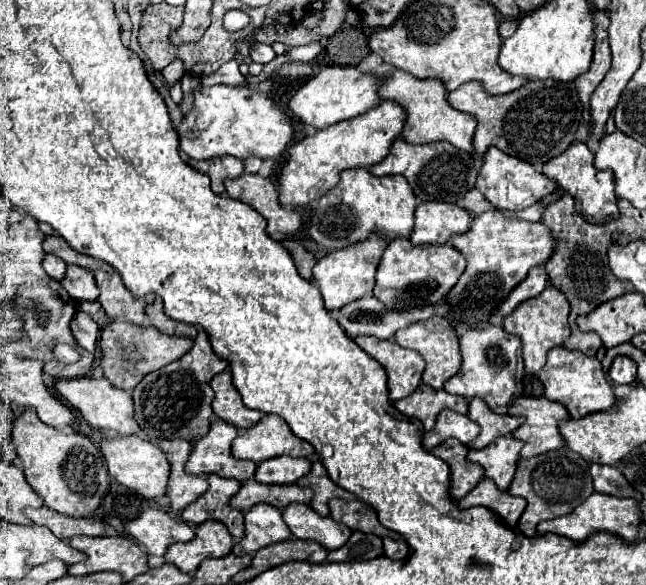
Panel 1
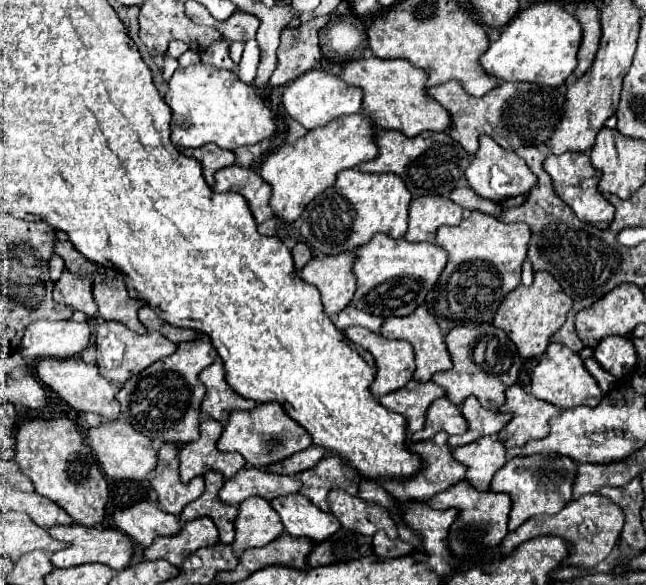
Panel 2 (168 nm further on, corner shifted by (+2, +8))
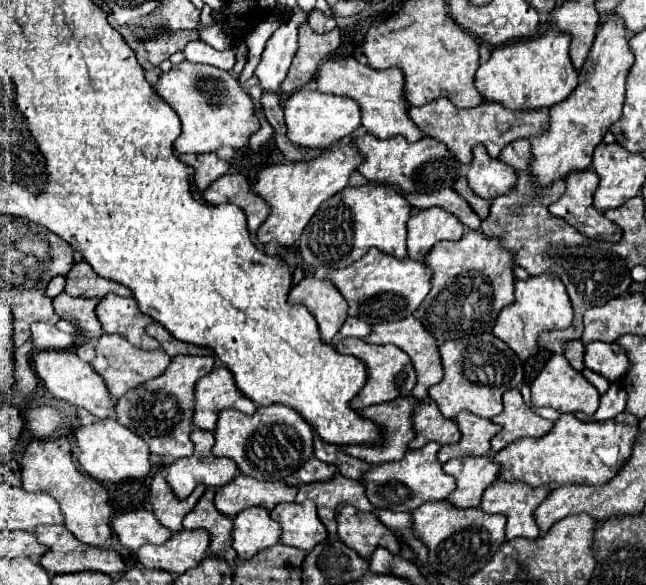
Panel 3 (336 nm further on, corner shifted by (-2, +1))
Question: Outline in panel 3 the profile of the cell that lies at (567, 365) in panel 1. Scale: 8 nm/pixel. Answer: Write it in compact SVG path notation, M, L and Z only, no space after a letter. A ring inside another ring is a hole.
M553 355L531 383L531 403L537 407L553 407L561 413L583 411L593 415L599 407L599 391L579 371L575 371L563 355Z

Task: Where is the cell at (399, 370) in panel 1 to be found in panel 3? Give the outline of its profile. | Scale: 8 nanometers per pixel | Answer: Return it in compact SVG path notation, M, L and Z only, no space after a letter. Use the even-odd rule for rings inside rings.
M341 339L337 341L335 349L343 355L353 355L357 359L361 359L367 365L367 383L361 389L361 393L353 399L353 407L357 411L369 407L369 405L377 405L377 403L385 403L385 401L393 401L395 397L407 397L411 395L411 389L417 383L417 375L415 369L411 365L409 355L405 355L403 349L393 347L393 345L371 345L365 339Z

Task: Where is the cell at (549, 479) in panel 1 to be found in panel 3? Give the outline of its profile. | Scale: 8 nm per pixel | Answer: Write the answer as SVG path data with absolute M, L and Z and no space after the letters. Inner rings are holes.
M497 479L483 495L481 501L481 509L485 509L487 513L503 513L507 517L507 539L515 539L515 537L537 537L539 525L535 521L535 509L541 505L541 501L551 493L551 485L541 485L537 489L533 489L531 485L523 483L523 481L505 481L505 479Z

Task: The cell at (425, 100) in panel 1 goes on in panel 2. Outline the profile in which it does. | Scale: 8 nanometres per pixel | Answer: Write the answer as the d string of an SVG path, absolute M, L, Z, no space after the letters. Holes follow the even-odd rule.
M375 56L351 60L341 68L339 78L363 90L363 114L371 116L377 128L399 130L405 136L417 136L423 130L445 132L449 128L447 110L425 94L427 72L411 66L407 60L381 60Z

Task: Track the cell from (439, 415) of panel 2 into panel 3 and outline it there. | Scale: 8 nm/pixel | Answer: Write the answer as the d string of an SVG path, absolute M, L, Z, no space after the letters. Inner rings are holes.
M423 399L413 413L413 429L417 437L409 443L409 449L421 449L429 441L437 441L441 445L457 443L461 439L461 431L453 419L441 415L437 403L433 399Z

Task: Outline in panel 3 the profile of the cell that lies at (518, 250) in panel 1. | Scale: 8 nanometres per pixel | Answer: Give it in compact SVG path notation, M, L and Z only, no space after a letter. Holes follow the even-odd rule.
M469 229L459 241L439 241L429 257L425 257L427 265L433 269L433 287L429 295L425 297L425 303L419 305L417 309L417 319L423 323L425 329L439 341L445 343L449 339L457 337L467 337L473 333L485 333L491 331L499 311L513 303L515 295L515 253L501 247L501 241L497 237L487 237L481 231Z

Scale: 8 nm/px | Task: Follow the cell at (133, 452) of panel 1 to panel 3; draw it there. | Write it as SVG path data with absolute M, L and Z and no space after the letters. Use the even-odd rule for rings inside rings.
M115 419L97 421L87 427L79 427L75 433L77 445L81 449L79 463L85 473L97 481L123 481L123 479L143 479L151 471L149 445L131 433L127 427L119 425Z

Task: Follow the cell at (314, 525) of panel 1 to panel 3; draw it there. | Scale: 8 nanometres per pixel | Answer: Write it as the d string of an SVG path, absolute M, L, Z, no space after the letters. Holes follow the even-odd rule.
M313 501L303 503L281 503L271 511L271 517L281 525L283 535L281 543L289 547L297 547L303 551L311 551L315 545L327 539L327 529L317 517L317 509Z

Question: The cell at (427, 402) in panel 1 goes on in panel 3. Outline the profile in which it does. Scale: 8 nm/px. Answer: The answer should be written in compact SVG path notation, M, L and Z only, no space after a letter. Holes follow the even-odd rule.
M397 397L393 401L363 409L361 411L363 417L373 419L385 429L385 445L343 447L343 451L371 465L385 463L385 461L399 461L407 451L407 445L415 439L413 411L417 403L419 401L415 397Z

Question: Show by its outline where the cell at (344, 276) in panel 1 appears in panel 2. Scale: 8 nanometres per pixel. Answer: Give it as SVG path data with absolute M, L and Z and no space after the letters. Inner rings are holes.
M345 252L327 258L313 258L299 272L299 278L307 284L313 284L321 292L323 312L333 318L339 314L355 294L353 278L355 254Z

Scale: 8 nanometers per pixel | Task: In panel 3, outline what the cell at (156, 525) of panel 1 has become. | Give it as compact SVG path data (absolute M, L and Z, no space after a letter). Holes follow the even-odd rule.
M144 508L132 509L115 517L113 531L119 541L131 551L137 551L141 545L147 543L165 543L173 535L171 529L163 527L157 517Z

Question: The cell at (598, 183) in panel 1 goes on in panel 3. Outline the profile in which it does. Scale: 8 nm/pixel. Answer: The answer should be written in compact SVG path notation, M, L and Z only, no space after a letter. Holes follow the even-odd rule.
M585 169L585 171L577 171L577 173L569 173L565 177L565 193L561 195L561 199L557 199L555 203L549 205L549 211L551 215L555 217L563 217L569 225L573 225L575 229L579 229L581 233L585 233L587 237L591 239L599 239L599 241L619 241L621 239L621 227L613 221L609 221L601 211L597 211L593 207L593 193L599 185L599 175L591 169Z

